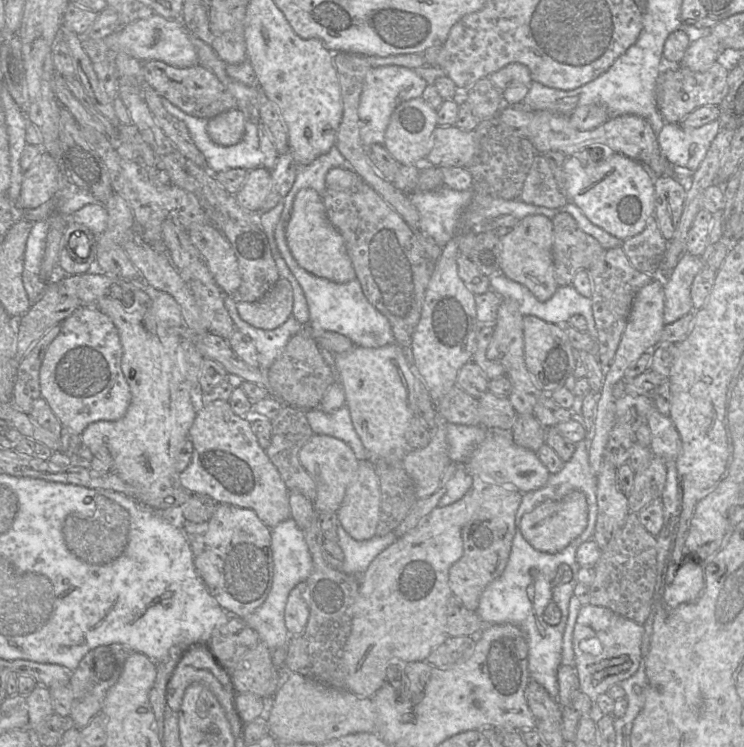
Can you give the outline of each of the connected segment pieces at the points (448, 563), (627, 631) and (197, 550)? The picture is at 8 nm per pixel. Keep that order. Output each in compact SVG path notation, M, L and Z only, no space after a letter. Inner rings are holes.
M475 479L473 481L472 488L458 501L453 504L436 507L427 516L422 518L418 525L399 537L394 543L388 548L382 551L369 565L367 570L360 576L360 587L358 594L355 599L355 603L352 609L352 623L351 630L344 646L344 667L345 667L345 678L346 678L346 689L358 697L371 698L387 681L385 680L386 671L389 664L394 660L401 660L405 663L411 662L427 662L427 658L430 653L443 644L450 636L447 630L447 616L448 607L453 597L452 591L449 586L449 570L451 566L456 563L463 555L463 541L461 538L461 530L463 526L470 519L475 509L475 499L478 493L481 492L483 487L489 487L487 479Z
M583 605L579 608L573 625L574 666L579 679L579 689L592 701L591 717L597 722L603 713L594 703L596 698L638 671L644 625L620 616L606 607Z
M218 504L206 522L197 524L186 520L178 529L189 542L198 574L227 613L245 618L265 602L273 577L271 528L253 510Z

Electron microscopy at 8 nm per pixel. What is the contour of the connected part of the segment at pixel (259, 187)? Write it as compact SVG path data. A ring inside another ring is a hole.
M270 169L249 170L242 188L234 195L237 204L247 212L259 211L271 192Z

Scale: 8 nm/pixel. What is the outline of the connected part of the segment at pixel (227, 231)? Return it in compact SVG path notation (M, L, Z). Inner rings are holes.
M197 196L199 202L207 212L211 221L227 238L238 260L241 276L241 284L236 290L235 296L239 301L255 302L260 300L279 280L281 273L276 263L275 253L278 253L274 241L274 231L281 220L284 203L280 202L261 222L236 221L210 205L202 197Z

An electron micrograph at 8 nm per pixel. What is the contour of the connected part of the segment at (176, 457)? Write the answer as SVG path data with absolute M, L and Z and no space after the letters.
M114 277L113 283L108 288L110 289L109 295L101 298L98 301L98 308L107 314L117 327L123 351L121 369L131 391L131 401L126 414L121 419L116 421L94 422L80 434L82 443L89 447L92 452L92 460L88 463L87 469L98 473L108 473L113 470L124 481L142 490L161 490L161 488L165 486L171 486L173 489L175 489L180 486L178 482L180 473L188 466L192 457L193 445L188 438L189 430L198 411L205 405L202 400L203 391L199 387L198 382L200 370L197 370L198 358L194 354L195 349L191 349L191 341L172 334L172 328L182 327L185 324L181 307L170 294L158 291L147 285L144 281L132 283L117 277Z

